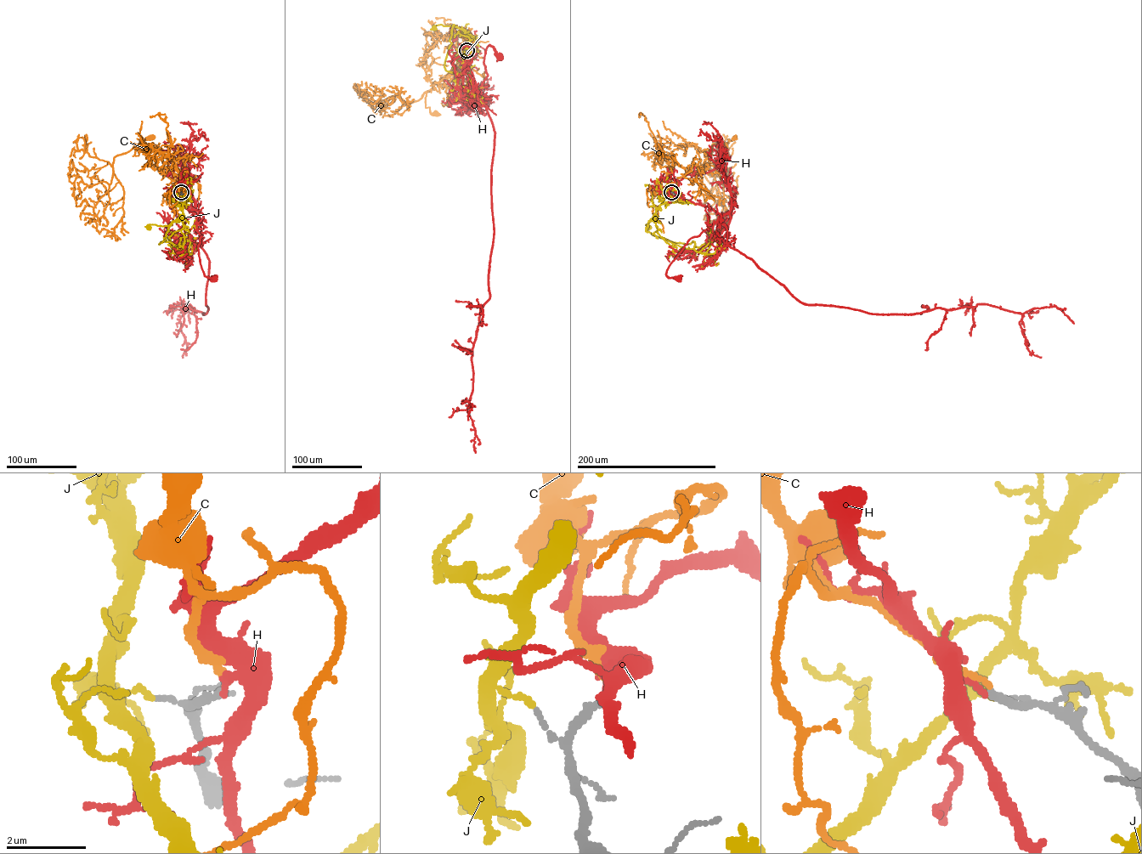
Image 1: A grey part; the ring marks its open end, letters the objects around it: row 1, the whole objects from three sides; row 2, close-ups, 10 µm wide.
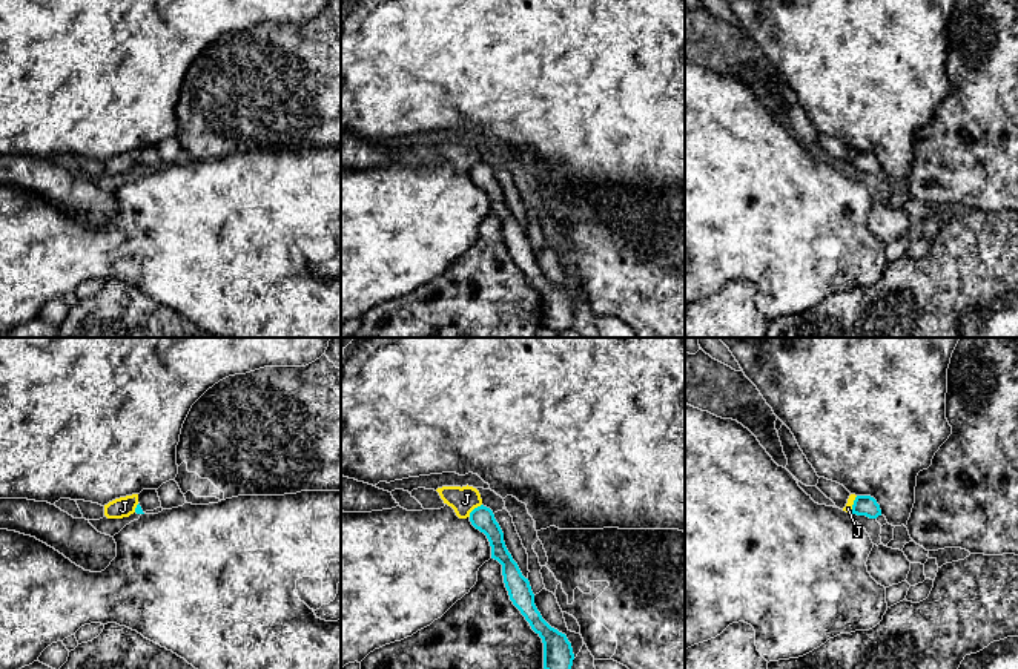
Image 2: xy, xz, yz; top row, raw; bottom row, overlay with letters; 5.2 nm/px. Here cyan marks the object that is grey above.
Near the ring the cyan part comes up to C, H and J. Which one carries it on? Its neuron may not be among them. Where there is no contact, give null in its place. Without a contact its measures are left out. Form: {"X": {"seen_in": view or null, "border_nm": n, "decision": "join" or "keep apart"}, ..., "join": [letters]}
{"C": {"seen_in": null, "decision": "join"}, "H": {"seen_in": null, "decision": "keep apart"}, "J": {"seen_in": "xz", "border_nm": 100, "decision": "keep apart"}, "join": ["C"]}

